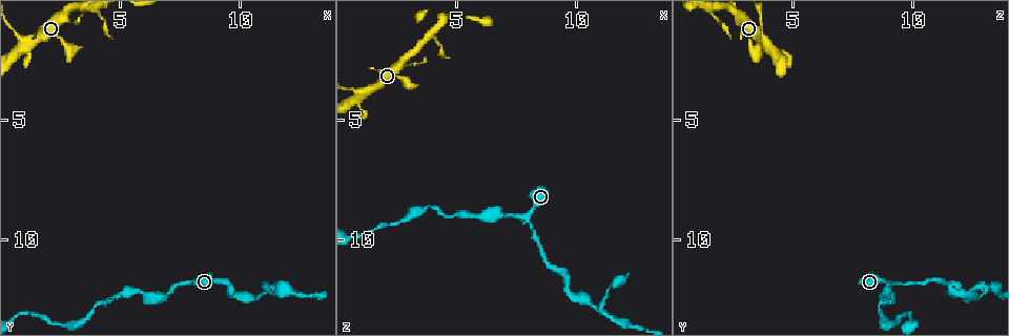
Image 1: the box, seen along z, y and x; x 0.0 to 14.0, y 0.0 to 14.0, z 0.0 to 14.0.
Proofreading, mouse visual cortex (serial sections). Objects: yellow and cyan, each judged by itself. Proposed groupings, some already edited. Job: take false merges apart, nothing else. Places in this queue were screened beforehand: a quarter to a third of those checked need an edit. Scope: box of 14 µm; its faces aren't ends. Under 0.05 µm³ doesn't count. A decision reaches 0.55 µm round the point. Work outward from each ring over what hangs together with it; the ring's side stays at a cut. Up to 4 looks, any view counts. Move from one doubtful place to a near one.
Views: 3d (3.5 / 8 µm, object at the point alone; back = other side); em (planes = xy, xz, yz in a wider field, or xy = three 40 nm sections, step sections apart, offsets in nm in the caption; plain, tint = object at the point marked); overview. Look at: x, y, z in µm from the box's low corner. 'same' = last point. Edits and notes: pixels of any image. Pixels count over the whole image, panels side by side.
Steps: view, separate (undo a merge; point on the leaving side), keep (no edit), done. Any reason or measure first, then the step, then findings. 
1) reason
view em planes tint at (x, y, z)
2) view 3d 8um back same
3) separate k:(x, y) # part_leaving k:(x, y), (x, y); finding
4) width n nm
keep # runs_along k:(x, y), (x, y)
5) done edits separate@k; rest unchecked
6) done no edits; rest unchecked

thin neck
view em xy step 5 tint at (9.6, 11.9, 11.6)

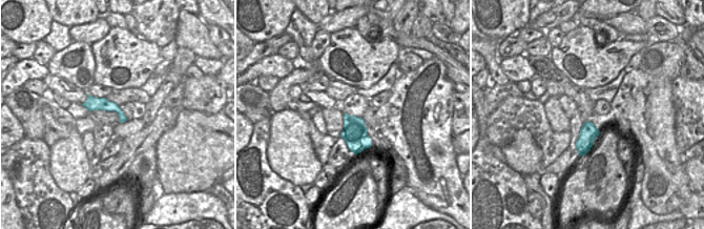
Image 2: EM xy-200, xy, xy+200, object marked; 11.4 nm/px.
view 3d 3.5um same

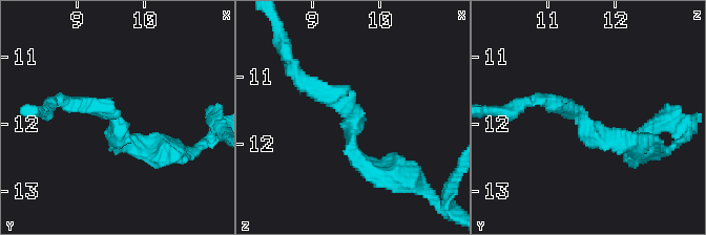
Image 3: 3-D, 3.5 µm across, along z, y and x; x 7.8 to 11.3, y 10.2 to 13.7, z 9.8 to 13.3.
width 280 nm
keep # runs_along 2:(86, 104), (112, 106), (123, 119); one cell here

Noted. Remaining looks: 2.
branch point
view 3d 3.5um at (11.1, 12.2, 13.1)

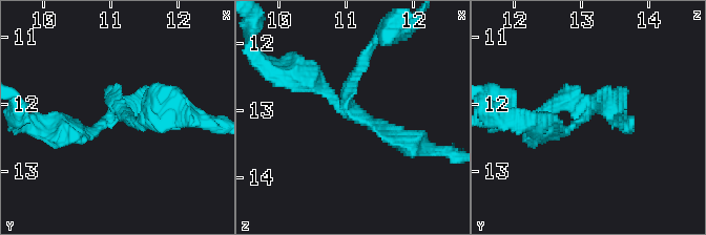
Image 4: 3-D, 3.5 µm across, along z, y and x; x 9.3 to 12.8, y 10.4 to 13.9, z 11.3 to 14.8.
view em xy step 1 tint at (11.15, 12.20, 13.05)

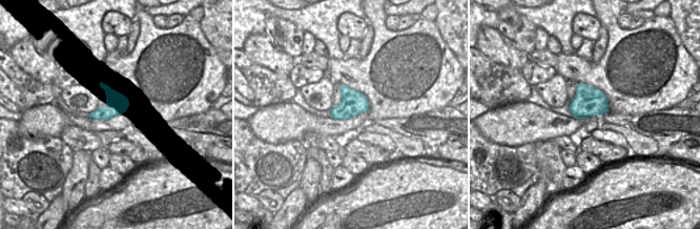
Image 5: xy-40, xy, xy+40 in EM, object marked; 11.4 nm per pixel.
keep # one cell here

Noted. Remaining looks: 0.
done no edits; rest unchecked

